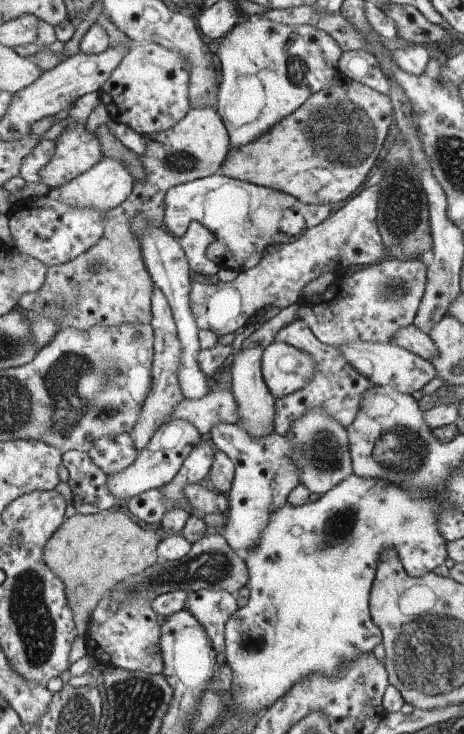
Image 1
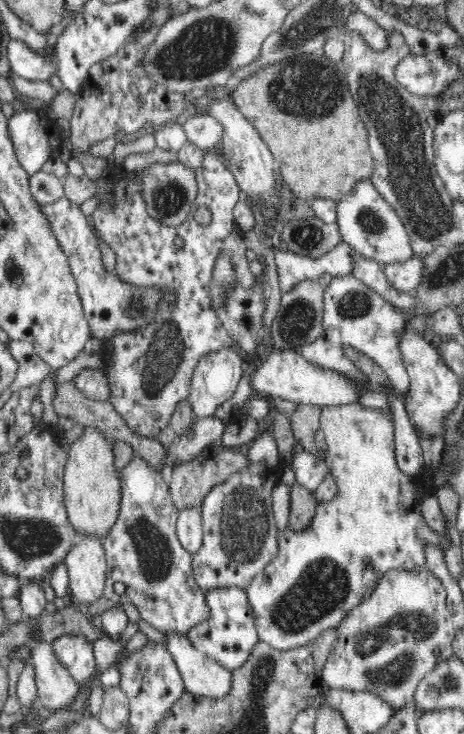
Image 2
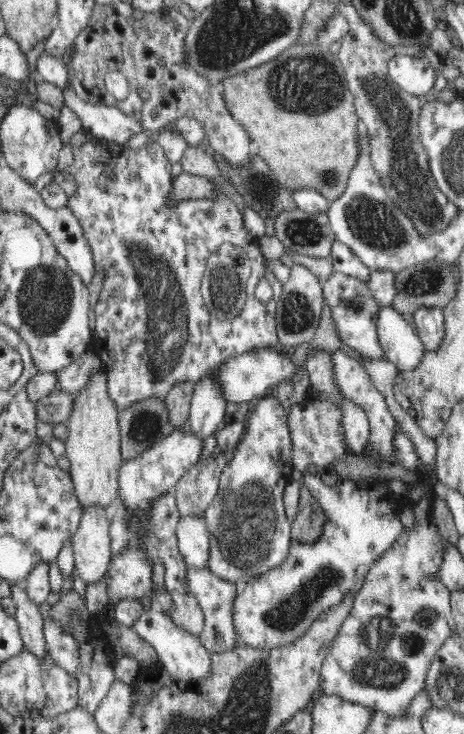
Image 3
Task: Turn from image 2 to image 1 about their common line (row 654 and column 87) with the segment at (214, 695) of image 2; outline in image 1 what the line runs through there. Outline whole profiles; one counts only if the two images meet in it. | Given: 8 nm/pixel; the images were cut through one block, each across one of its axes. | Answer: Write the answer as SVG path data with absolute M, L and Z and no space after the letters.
M103 157L99 163L63 186L55 187L47 194L49 198L56 198L60 202L66 202L70 206L88 206L96 210L114 209L123 204L134 191L135 178L122 161L114 160L111 157Z

